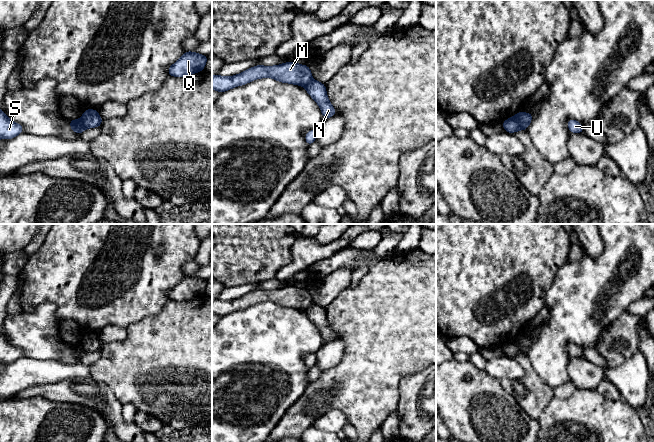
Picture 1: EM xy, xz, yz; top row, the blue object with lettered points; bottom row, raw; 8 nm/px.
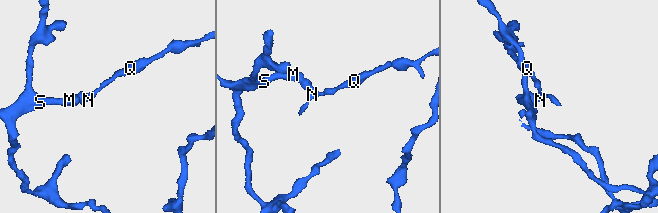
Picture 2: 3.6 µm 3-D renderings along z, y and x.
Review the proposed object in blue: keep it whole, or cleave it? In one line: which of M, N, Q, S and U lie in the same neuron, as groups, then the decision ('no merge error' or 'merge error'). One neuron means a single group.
M S / N Q U | merge error

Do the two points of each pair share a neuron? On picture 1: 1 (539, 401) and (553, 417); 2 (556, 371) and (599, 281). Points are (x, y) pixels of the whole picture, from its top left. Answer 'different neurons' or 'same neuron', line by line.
1: different neurons
2: same neuron

